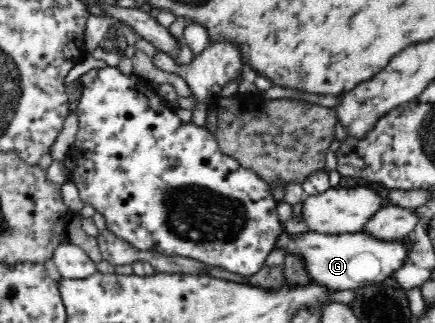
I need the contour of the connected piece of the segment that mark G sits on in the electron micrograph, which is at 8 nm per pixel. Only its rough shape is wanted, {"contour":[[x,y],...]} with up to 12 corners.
{"contour":[[362,231],[289,237],[304,260],[330,292],[378,284],[404,265],[403,239]]}

